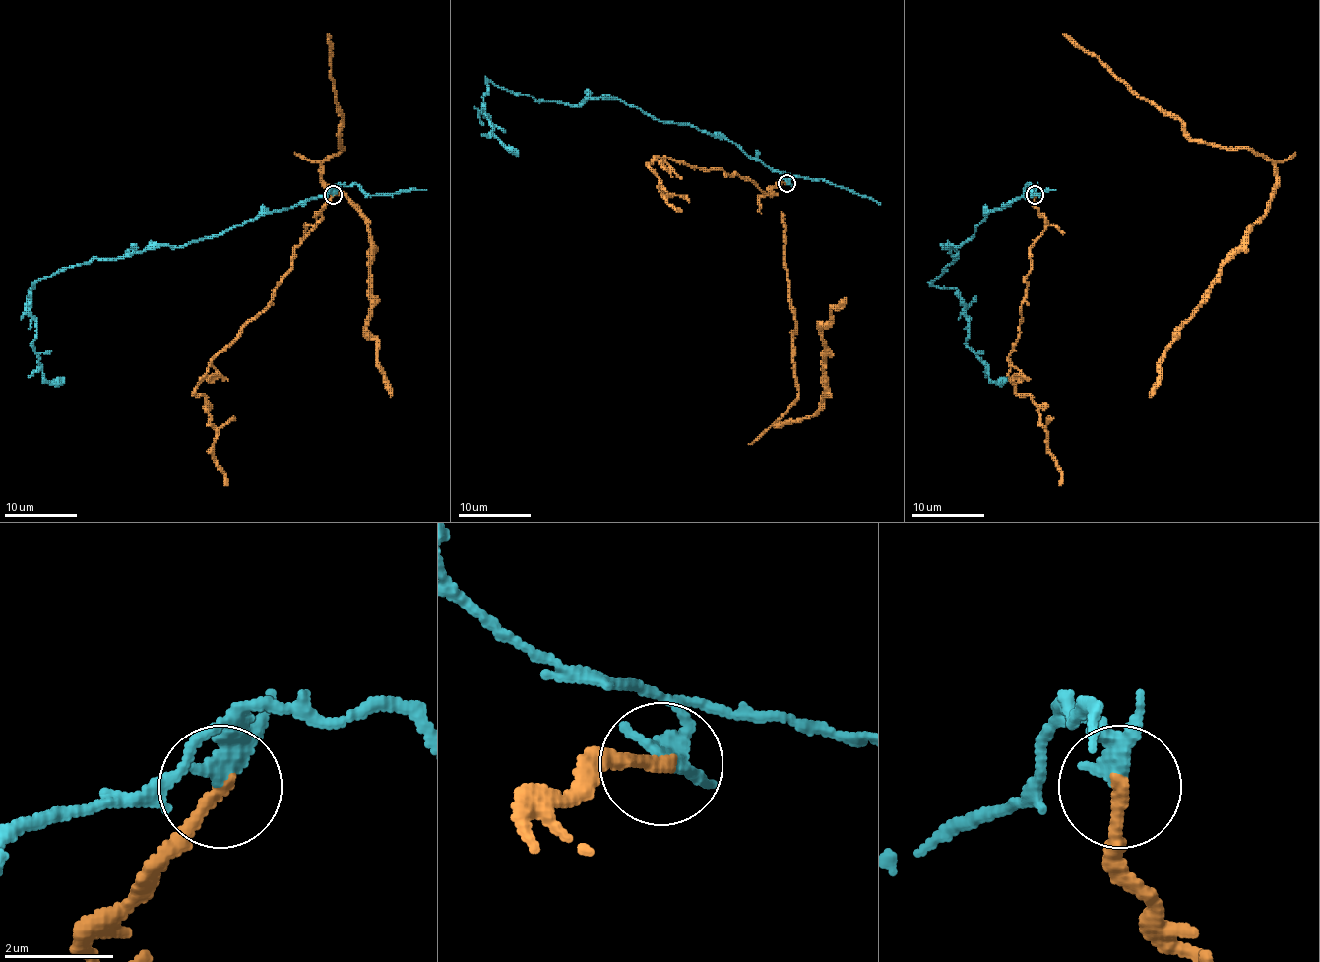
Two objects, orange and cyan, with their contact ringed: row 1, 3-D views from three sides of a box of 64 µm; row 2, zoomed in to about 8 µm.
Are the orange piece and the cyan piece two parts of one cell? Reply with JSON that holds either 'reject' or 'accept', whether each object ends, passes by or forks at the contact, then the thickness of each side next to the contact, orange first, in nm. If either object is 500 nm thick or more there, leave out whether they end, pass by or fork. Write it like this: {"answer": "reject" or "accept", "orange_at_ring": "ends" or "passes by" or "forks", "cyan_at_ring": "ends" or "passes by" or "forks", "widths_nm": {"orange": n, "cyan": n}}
{"answer": "reject", "orange_at_ring": "ends", "cyan_at_ring": "passes by", "widths_nm": {"orange": 240, "cyan": 260}}

